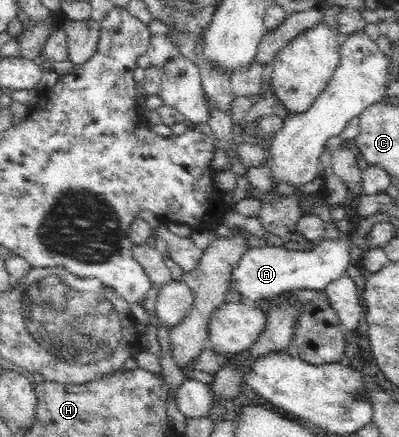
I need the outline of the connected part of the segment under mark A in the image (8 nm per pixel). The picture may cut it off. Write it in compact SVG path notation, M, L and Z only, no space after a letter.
M326 238L311 250L289 251L284 248L250 248L242 255L240 263L232 269L228 289L240 290L250 303L260 298L284 294L288 290L300 288L323 291L333 280L340 279L350 267L351 256L348 238Z

